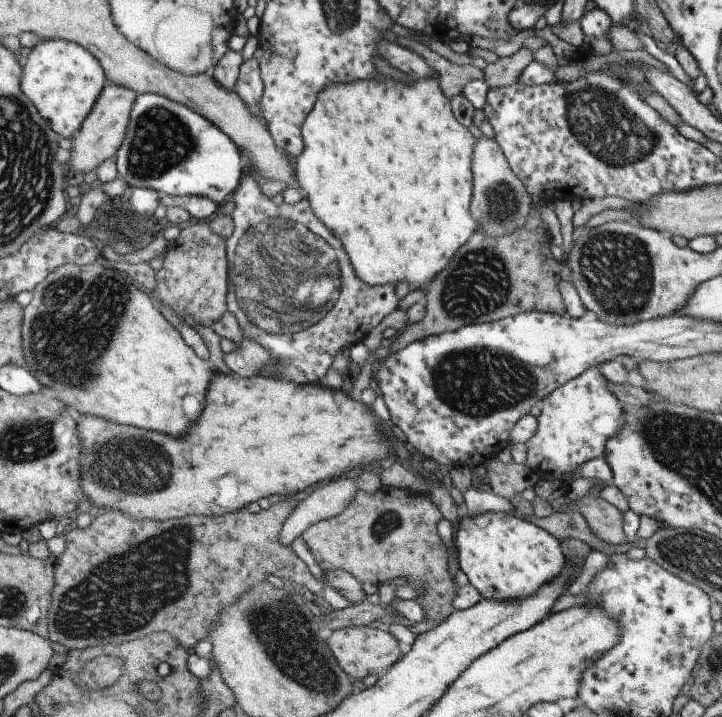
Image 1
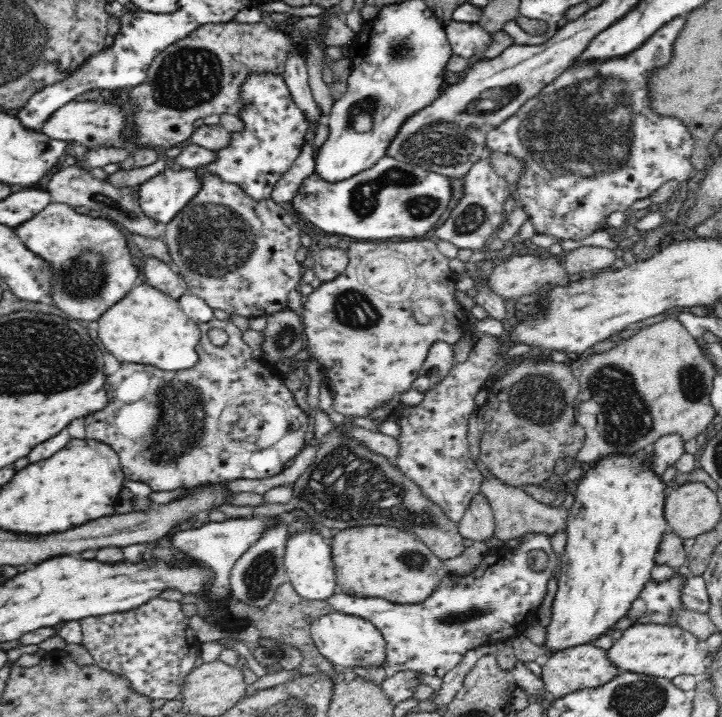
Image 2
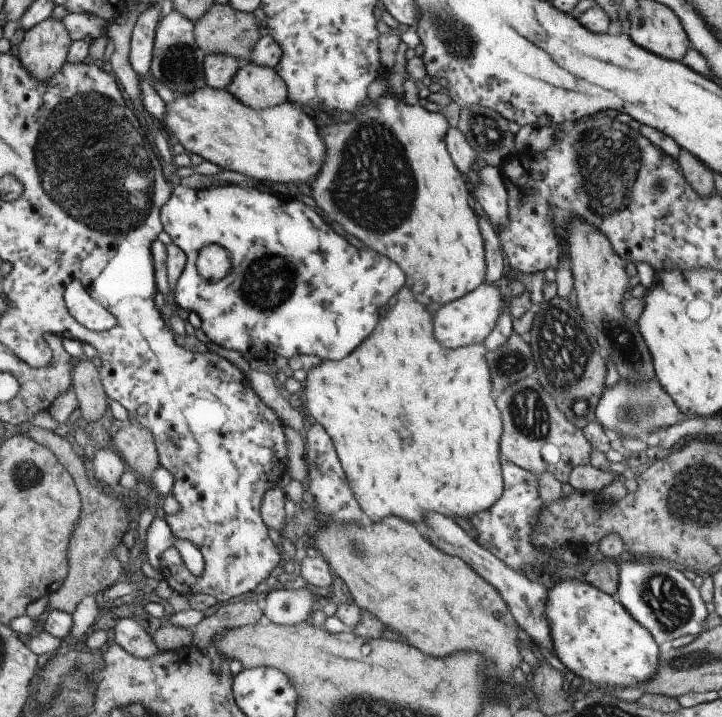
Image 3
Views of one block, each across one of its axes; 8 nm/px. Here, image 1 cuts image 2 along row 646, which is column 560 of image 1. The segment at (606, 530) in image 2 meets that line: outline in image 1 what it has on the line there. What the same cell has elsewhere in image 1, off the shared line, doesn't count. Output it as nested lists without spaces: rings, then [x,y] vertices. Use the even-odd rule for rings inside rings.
[[[487,512],[461,517],[455,522],[453,546],[457,549],[459,567],[466,573],[469,583],[484,599],[513,601],[527,599],[552,579],[557,579],[565,563],[565,549],[547,530],[518,515],[505,512]]]

